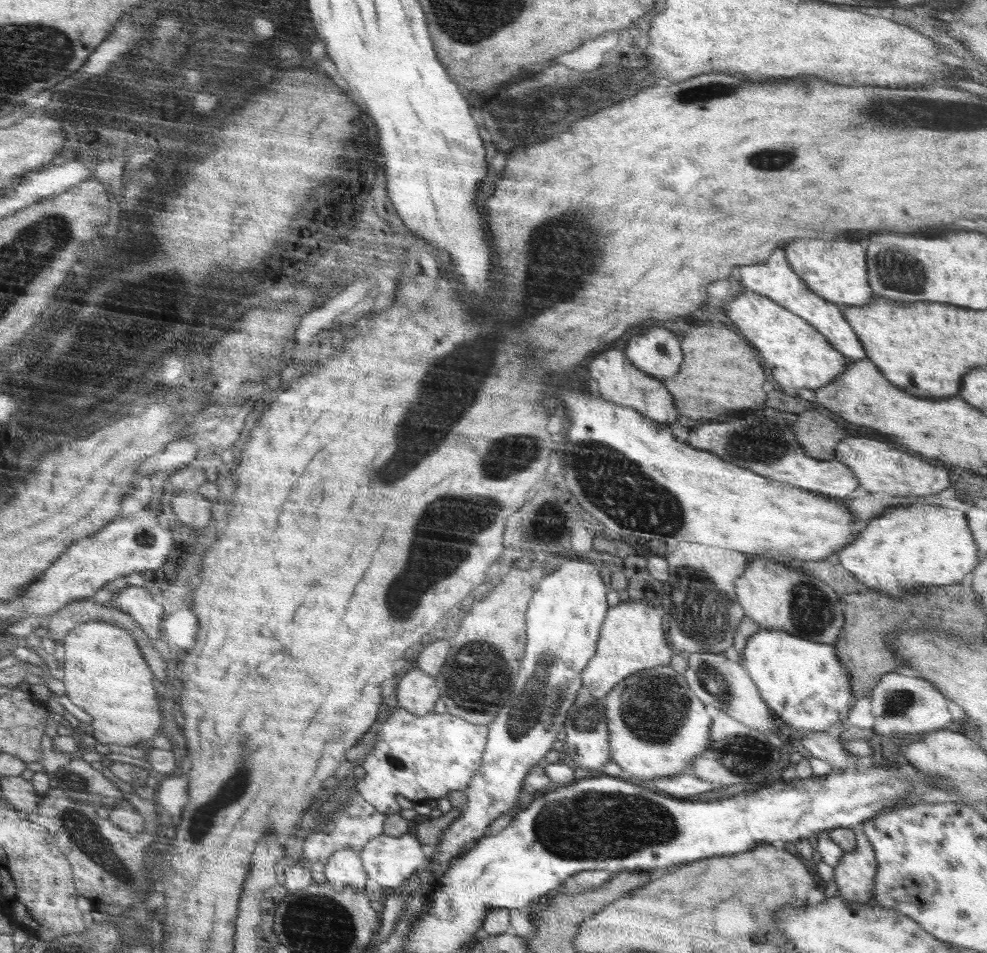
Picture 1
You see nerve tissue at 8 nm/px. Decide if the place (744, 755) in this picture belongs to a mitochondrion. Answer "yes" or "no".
yes

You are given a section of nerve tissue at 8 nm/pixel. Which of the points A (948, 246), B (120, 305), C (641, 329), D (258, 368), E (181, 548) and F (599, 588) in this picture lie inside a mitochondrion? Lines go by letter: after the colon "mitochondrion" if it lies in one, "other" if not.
A: other
B: mitochondrion
C: other
D: mitochondrion
E: other
F: other

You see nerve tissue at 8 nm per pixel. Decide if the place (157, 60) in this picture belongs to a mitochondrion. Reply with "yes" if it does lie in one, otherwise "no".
yes

